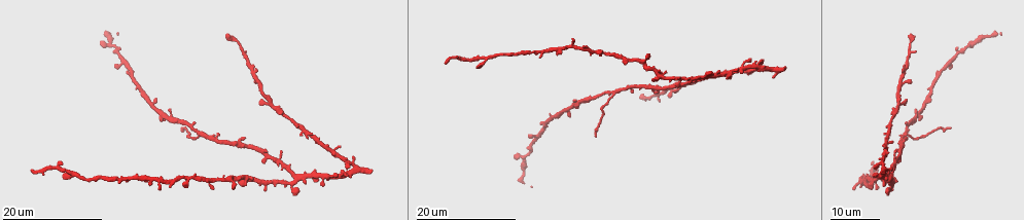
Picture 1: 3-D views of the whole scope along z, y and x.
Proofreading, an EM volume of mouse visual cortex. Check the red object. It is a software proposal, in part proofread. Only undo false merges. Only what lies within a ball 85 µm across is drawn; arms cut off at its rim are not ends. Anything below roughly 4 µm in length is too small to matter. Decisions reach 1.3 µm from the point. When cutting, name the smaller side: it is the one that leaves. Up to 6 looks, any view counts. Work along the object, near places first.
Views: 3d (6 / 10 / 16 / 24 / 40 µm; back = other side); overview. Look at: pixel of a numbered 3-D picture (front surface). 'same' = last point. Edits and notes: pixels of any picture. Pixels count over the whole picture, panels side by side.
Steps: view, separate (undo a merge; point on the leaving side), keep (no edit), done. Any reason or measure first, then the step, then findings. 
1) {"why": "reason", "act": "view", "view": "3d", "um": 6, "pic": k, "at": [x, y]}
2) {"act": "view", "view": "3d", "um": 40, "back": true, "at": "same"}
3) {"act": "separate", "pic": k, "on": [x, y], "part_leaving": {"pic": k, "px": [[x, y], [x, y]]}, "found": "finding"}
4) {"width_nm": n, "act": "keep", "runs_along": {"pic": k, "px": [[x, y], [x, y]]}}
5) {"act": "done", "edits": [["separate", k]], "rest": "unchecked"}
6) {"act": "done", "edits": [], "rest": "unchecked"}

{"why": "three-way junction", "act": "view", "view": "3d", "um": 16, "pic": 1, "at": [908, 135]}

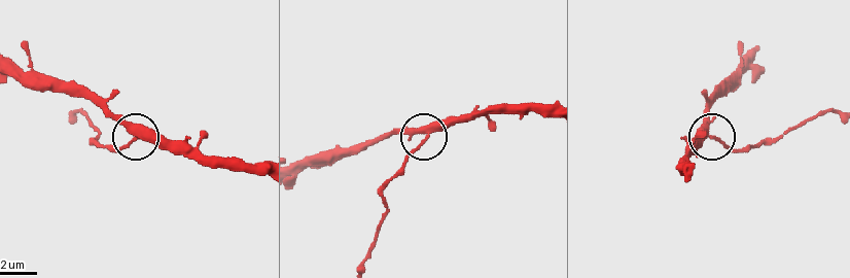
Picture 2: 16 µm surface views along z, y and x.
{"act": "view", "view": "3d", "um": 6, "pic": 2, "at": [716, 137]}

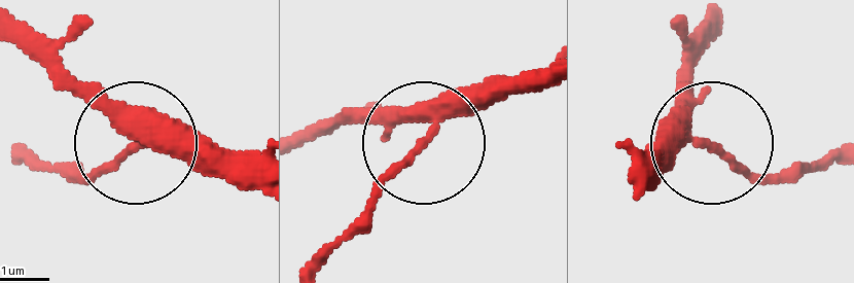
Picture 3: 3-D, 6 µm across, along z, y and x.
{"arms": 3, "act": "separate", "pic": 3, "on": [105, 169], "found": "a second neuron is stuck on"}

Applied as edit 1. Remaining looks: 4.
{"act": "view", "view": "3d", "um": 16, "pic": 1, "at": [295, 182]}

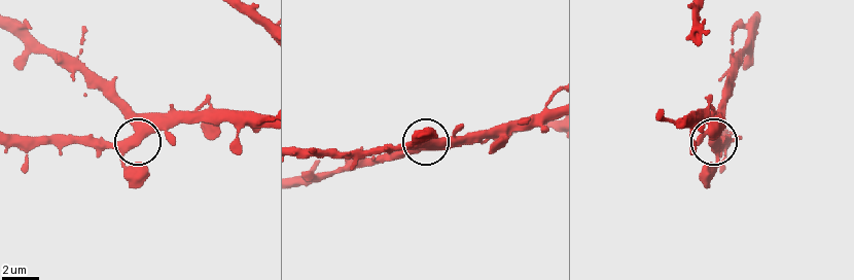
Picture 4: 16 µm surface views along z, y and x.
{"act": "view", "view": "3d", "um": 10, "pic": 4, "at": [143, 135]}

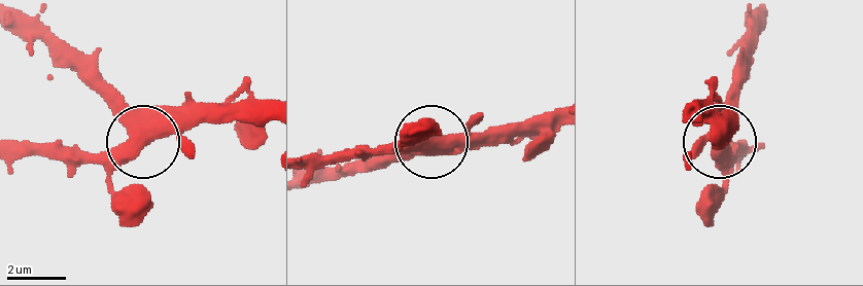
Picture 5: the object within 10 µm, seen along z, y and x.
{"act": "keep", "runs_along": {"pic": 5, "px": [[87, 81], [150, 138], [173, 131], [200, 104]]}, "found": "continuous, no second neuron"}

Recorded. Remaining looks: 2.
{"why": "calibre changes", "act": "view", "view": "3d", "um": 16, "pic": 1, "at": [908, 50]}

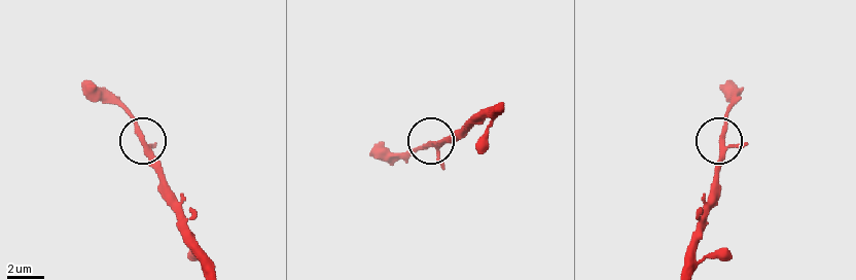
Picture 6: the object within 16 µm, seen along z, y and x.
{"act": "view", "view": "3d", "um": 10, "pic": 6, "at": [144, 145]}

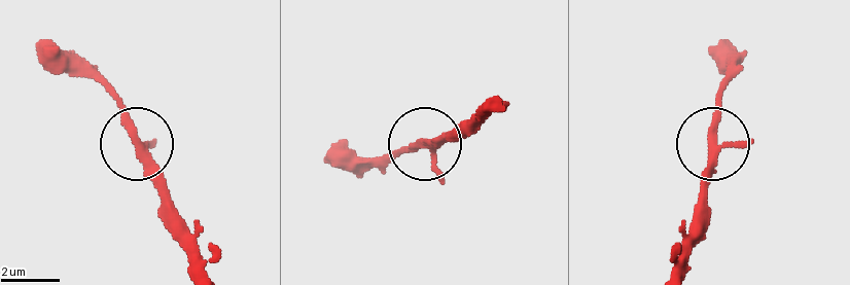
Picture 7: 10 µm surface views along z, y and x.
{"width_nm": 250, "act": "keep", "runs_along": {"pic": 7, "px": [[208, 266], [161, 170], [136, 141], [132, 118], [100, 84]]}, "found": "continuous, no second neuron"}

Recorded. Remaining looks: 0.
{"act": "done", "edits": [["separate", 3]], "rest": "unchecked"}

